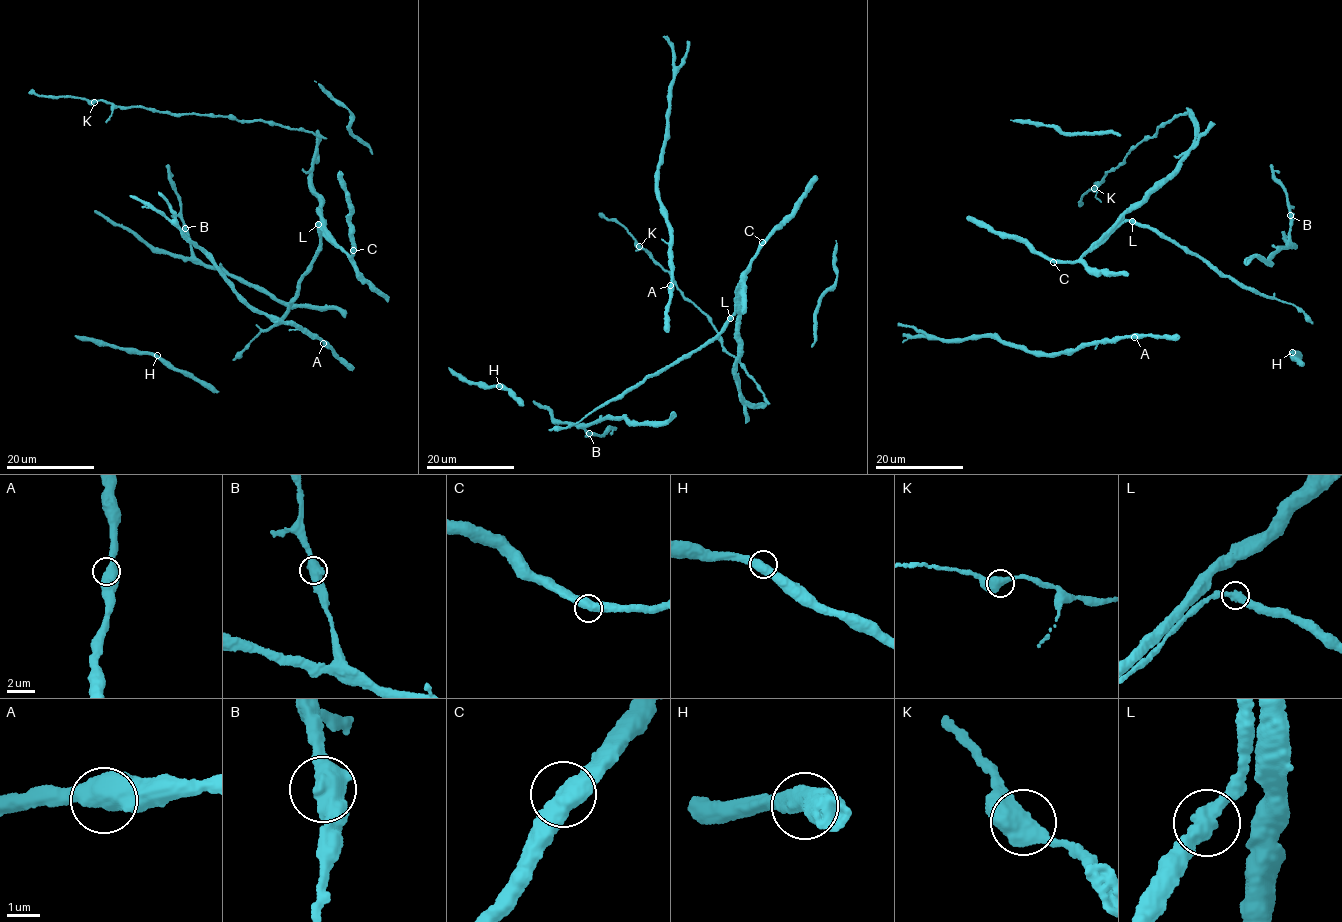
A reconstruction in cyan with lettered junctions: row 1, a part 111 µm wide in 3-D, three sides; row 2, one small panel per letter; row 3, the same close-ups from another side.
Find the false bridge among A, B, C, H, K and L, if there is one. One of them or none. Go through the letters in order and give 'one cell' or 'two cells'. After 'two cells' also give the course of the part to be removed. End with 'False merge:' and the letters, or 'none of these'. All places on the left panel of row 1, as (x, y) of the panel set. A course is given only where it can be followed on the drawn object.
A: one cell
B: one cell
C: one cell
H: one cell
K: one cell
L: one cell
False merge: none of these

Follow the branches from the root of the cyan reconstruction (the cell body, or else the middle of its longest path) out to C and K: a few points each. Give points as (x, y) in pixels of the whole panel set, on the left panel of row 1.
C: (326, 232), (350, 256), (353, 250)
K: (326, 232), (319, 208), (322, 203), (311, 175), (317, 134), (265, 121), (94, 102)

